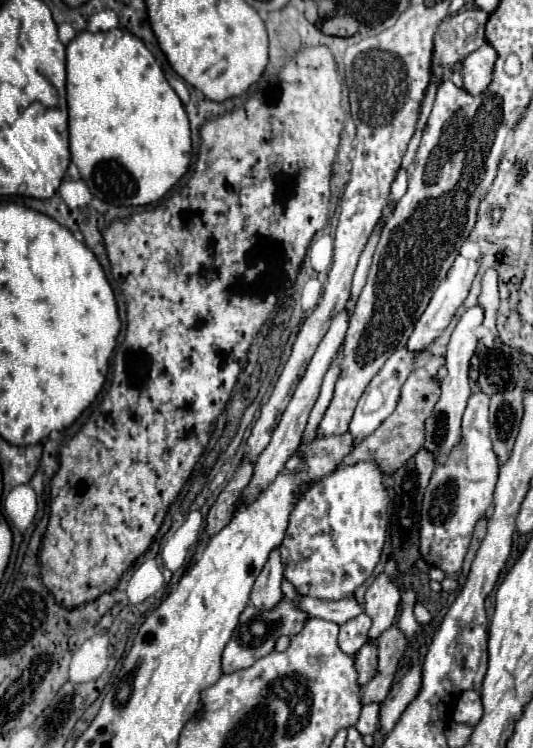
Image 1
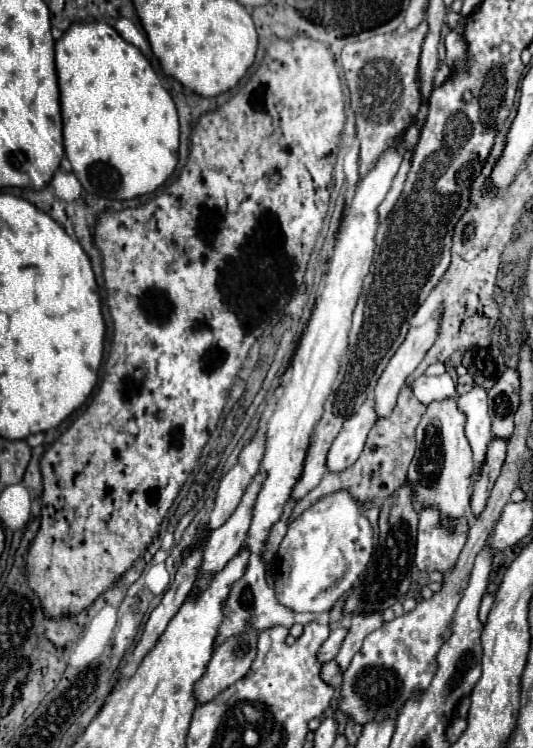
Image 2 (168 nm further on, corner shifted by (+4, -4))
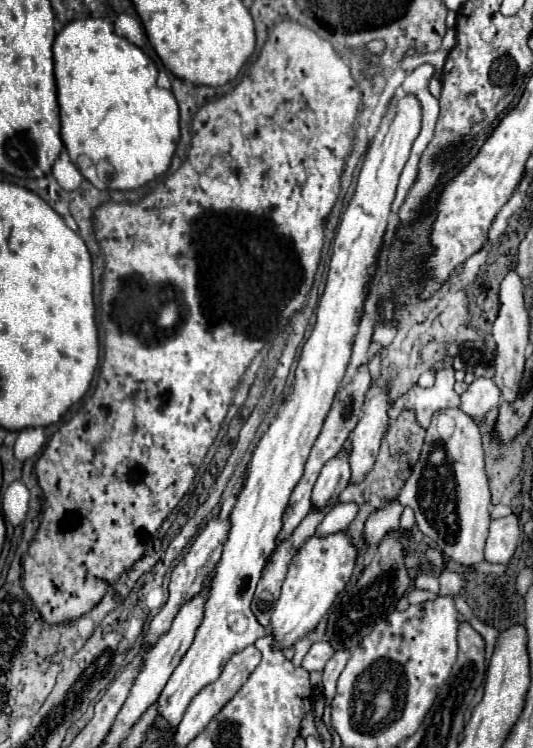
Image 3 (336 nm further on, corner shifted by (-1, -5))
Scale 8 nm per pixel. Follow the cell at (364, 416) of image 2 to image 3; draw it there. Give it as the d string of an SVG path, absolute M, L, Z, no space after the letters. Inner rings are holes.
M343 454L341 458L331 458L315 486L313 486L313 496L311 496L311 508L313 510L321 510L327 506L333 506L339 498L339 494L347 488L349 484L349 476L351 476L351 468L349 468L349 456Z

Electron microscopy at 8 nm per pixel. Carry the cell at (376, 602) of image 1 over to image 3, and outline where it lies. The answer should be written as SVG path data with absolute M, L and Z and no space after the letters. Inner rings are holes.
M335 652L333 658L327 662L325 670L323 670L323 698L325 698L325 706L331 704L333 696L335 696L335 684L339 674L343 672L345 664L347 664L347 656L349 652Z

